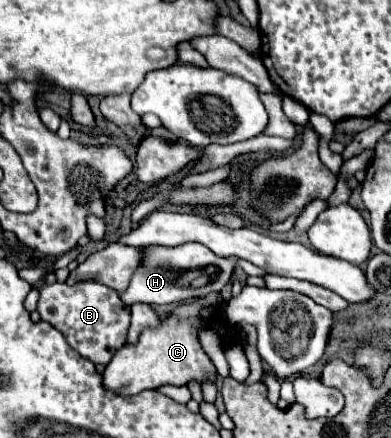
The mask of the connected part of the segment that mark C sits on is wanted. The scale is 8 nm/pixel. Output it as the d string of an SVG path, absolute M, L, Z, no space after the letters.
M219 293L215 295L205 295L199 299L185 301L177 305L167 319L159 319L155 327L147 327L141 331L137 343L125 343L111 363L107 365L103 373L103 385L119 395L131 397L137 395L145 389L159 389L163 385L187 385L189 381L205 383L217 381L217 371L209 355L203 351L199 343L199 331L211 329L219 333L219 341L223 345L235 343L239 339L239 329L237 327L215 327L219 323L221 313L215 311L211 315L203 315L203 309L217 309L219 307Z

